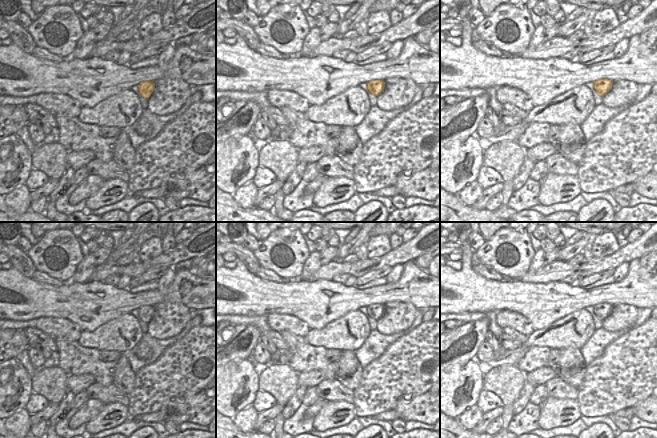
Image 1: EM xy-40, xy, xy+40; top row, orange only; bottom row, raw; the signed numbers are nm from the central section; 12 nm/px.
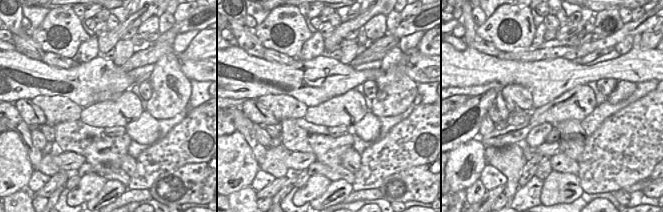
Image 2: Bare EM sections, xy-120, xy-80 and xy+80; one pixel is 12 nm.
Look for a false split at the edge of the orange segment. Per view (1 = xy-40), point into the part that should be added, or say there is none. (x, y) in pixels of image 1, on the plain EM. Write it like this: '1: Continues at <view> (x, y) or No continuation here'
1: No continuation here.

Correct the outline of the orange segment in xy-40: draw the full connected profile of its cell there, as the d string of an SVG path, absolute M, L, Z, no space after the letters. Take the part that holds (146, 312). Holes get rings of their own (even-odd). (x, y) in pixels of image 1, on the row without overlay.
M145 305L143 307L140 307L138 311L140 320L148 324L155 312L155 308L153 305Z

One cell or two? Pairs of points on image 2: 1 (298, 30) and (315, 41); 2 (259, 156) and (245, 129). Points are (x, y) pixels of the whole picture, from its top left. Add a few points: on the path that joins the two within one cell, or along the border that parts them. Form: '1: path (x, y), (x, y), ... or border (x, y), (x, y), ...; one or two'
1: border (313, 33), (304, 42), (297, 57); two
2: path (257, 149), (249, 136); one

